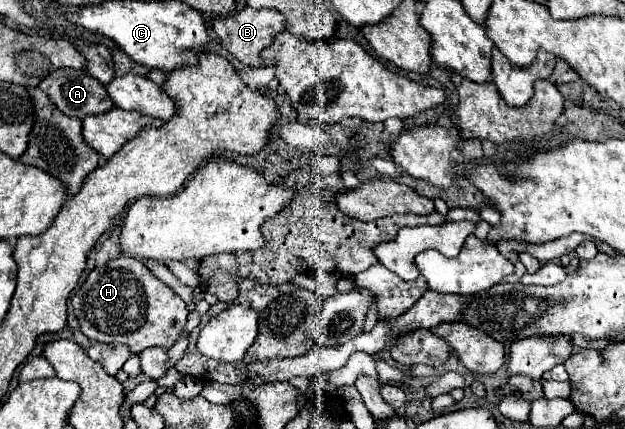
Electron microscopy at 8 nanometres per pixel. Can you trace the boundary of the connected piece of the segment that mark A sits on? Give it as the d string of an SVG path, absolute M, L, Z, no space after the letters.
M58 68L50 72L38 88L44 90L66 116L84 118L88 114L104 114L114 106L104 84L84 70Z

